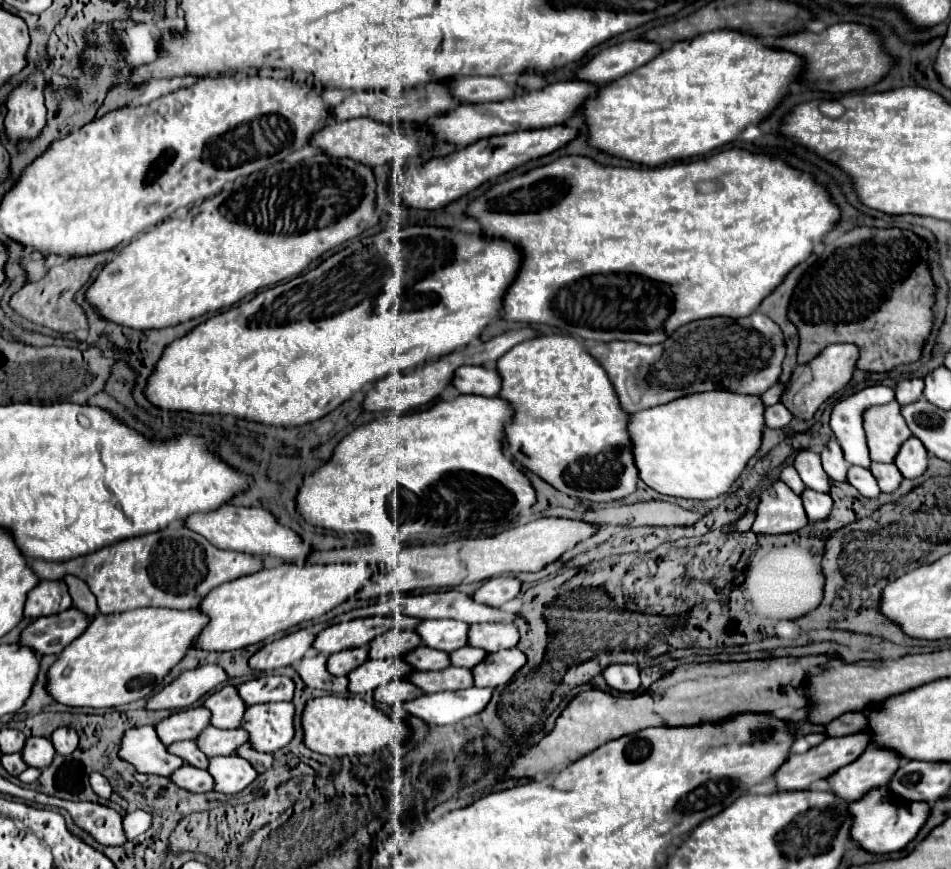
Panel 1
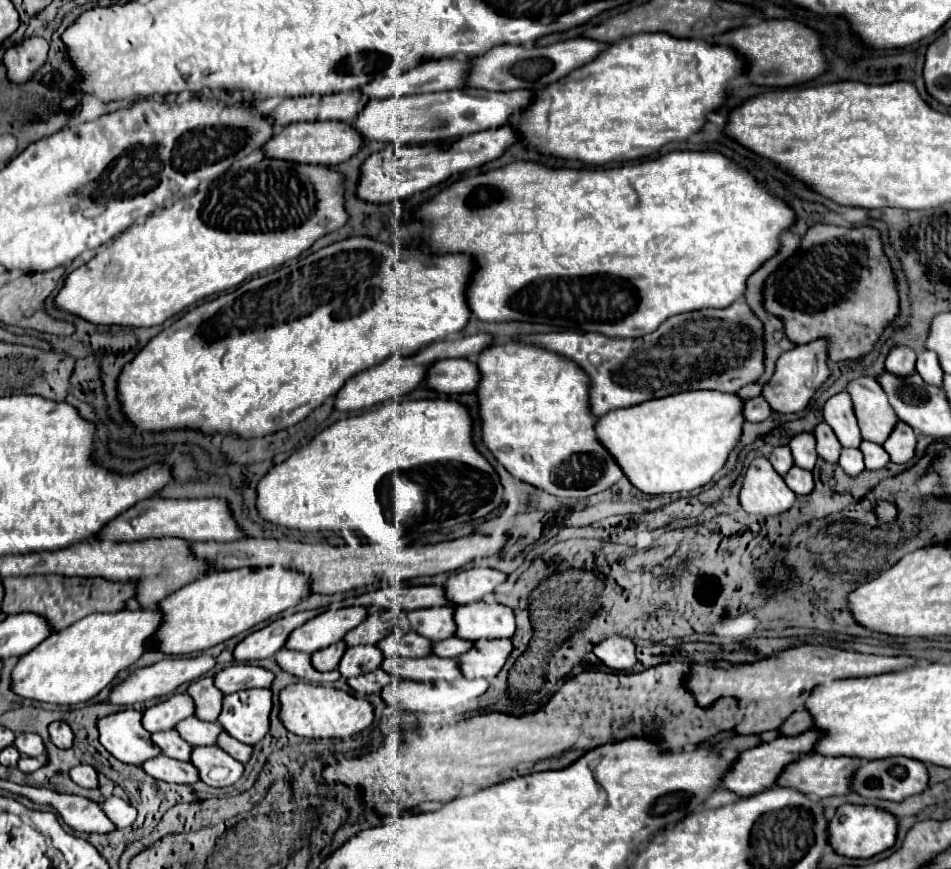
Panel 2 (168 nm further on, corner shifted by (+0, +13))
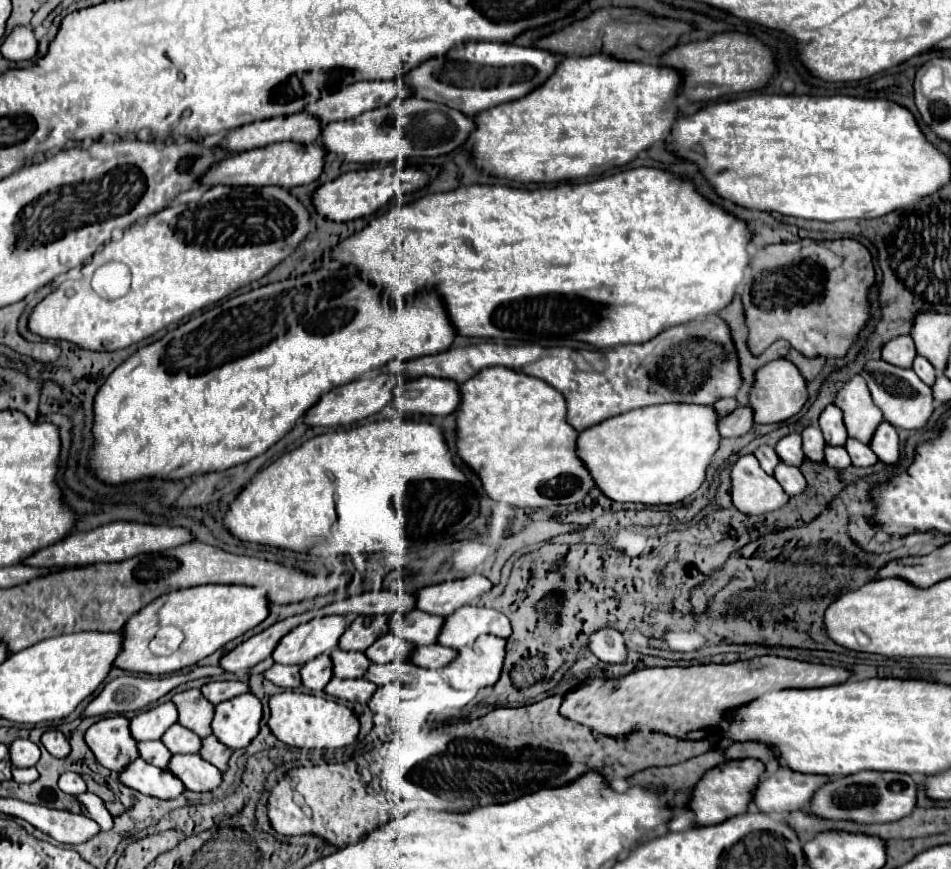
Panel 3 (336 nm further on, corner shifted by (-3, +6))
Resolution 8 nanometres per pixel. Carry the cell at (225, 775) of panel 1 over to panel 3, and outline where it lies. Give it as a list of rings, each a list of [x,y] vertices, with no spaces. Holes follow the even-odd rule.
[[[176,754],[172,756],[168,768],[172,774],[178,774],[184,786],[192,792],[212,792],[222,784],[222,772],[200,754]]]

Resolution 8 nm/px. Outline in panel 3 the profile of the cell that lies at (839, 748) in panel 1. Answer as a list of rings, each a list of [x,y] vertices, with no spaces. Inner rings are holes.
[[[754,758],[744,760],[726,760],[718,764],[716,768],[708,770],[706,776],[696,784],[690,800],[690,808],[696,814],[696,822],[700,826],[704,824],[718,824],[724,822],[730,816],[738,816],[748,810],[748,804],[752,802],[752,792],[756,784],[760,782],[760,776],[764,774],[764,764]]]

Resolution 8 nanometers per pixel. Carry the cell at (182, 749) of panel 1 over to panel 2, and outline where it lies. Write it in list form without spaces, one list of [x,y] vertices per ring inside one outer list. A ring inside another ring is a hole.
[[[175,729],[165,731],[165,733],[155,733],[155,735],[151,735],[151,741],[153,741],[155,747],[161,749],[163,755],[167,755],[171,759],[177,759],[177,761],[187,761],[189,759],[191,745],[185,743]]]

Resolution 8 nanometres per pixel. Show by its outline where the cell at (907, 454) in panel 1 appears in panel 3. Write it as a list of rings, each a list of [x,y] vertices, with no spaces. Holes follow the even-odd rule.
[[[882,422],[882,426],[878,426],[878,430],[870,442],[870,448],[884,464],[896,464],[900,460],[898,430],[894,426],[890,426],[888,422]]]

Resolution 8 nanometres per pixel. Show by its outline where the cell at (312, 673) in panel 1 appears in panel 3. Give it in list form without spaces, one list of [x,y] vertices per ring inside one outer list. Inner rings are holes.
[[[274,662],[266,672],[264,676],[274,682],[276,686],[282,686],[282,688],[300,688],[302,686],[302,680],[300,680],[300,668],[298,666],[284,666],[284,664],[278,664]]]

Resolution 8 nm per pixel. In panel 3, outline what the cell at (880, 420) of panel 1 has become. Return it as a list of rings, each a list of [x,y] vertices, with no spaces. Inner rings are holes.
[[[854,376],[852,380],[848,380],[836,394],[834,404],[844,412],[844,424],[850,438],[868,444],[884,416],[882,410],[874,404],[864,378]]]

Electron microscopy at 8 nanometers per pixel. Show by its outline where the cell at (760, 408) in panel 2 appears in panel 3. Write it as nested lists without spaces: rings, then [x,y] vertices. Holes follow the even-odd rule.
[[[738,406],[728,416],[722,416],[722,422],[720,422],[720,430],[724,438],[744,436],[752,430],[752,426],[754,426],[754,412],[750,406]]]

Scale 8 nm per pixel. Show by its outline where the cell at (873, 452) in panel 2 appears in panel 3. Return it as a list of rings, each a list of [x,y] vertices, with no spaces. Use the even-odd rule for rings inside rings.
[[[848,438],[848,442],[846,442],[844,448],[848,450],[848,454],[850,454],[854,466],[868,468],[868,466],[874,466],[874,464],[878,462],[878,458],[876,458],[876,454],[872,452],[872,448],[866,446],[866,444],[862,444],[862,442],[858,442],[858,440]]]

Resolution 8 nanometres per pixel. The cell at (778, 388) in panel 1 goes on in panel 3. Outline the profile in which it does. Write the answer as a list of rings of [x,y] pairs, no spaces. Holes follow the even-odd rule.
[[[725,398],[725,399],[720,399],[717,402],[715,402],[712,406],[716,408],[716,412],[718,412],[718,415],[721,416],[726,416],[732,410],[738,407],[738,402],[737,400],[731,399],[730,398]]]

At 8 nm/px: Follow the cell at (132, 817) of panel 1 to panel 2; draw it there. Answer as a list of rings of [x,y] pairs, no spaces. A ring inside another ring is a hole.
[[[107,797],[103,803],[101,803],[105,815],[115,823],[117,829],[123,829],[123,827],[129,827],[135,817],[137,817],[137,809],[131,807],[127,801],[119,799],[119,797]]]

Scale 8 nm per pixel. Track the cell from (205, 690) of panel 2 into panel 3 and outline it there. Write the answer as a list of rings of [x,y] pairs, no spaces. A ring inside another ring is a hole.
[[[184,690],[174,694],[172,702],[178,706],[178,722],[206,738],[212,734],[212,718],[214,718],[214,704],[208,702],[200,690]]]

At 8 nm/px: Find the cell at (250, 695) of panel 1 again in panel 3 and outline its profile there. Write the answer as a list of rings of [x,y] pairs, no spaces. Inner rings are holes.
[[[226,680],[226,682],[208,682],[202,688],[202,694],[212,702],[212,704],[220,704],[224,700],[230,700],[234,696],[246,694],[250,692],[250,684],[242,682],[242,680]]]

